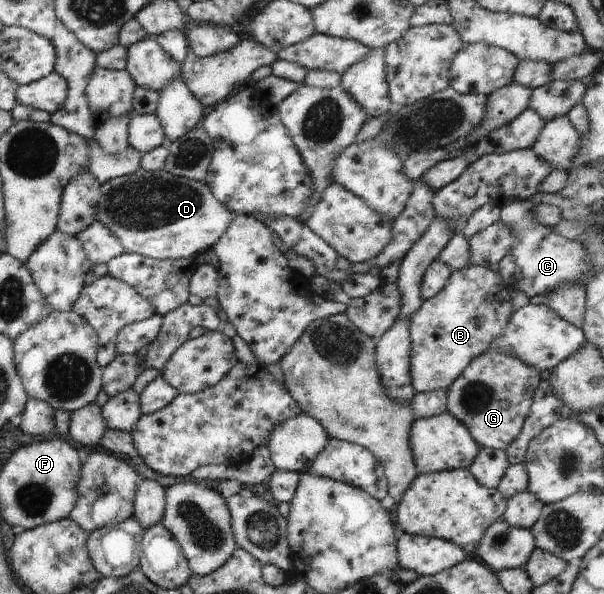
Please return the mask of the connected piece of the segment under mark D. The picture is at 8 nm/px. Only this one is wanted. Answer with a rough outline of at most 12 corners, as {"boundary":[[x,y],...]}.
{"boundary":[[165,170],[100,184],[127,254],[190,258],[236,216]]}

